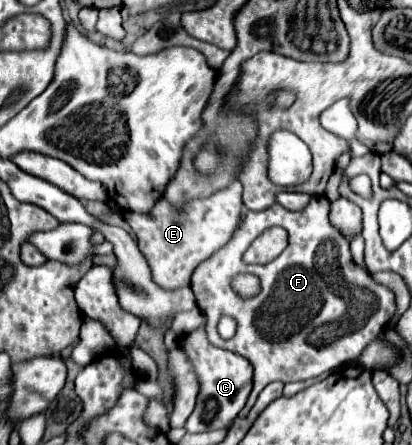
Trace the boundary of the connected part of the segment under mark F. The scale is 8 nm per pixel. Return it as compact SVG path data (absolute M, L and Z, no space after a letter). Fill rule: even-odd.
M326 198L312 200L302 212L290 212L280 204L274 204L264 212L248 212L232 240L196 268L192 290L200 310L208 318L206 332L210 344L244 356L254 368L254 388L238 414L240 418L248 416L258 394L270 382L280 380L286 384L316 378L336 370L336 366L356 360L364 352L364 346L384 332L396 312L396 296L392 290L380 286L368 270L352 260L350 242L330 224ZM272 226L282 226L288 232L286 250L264 266L246 264L242 254L256 236ZM242 272L260 278L262 290L256 296L242 298L232 290L232 278ZM332 276L336 280L336 290L332 288ZM220 316L238 320L234 338L220 338L216 330ZM322 342L324 348L318 346Z

